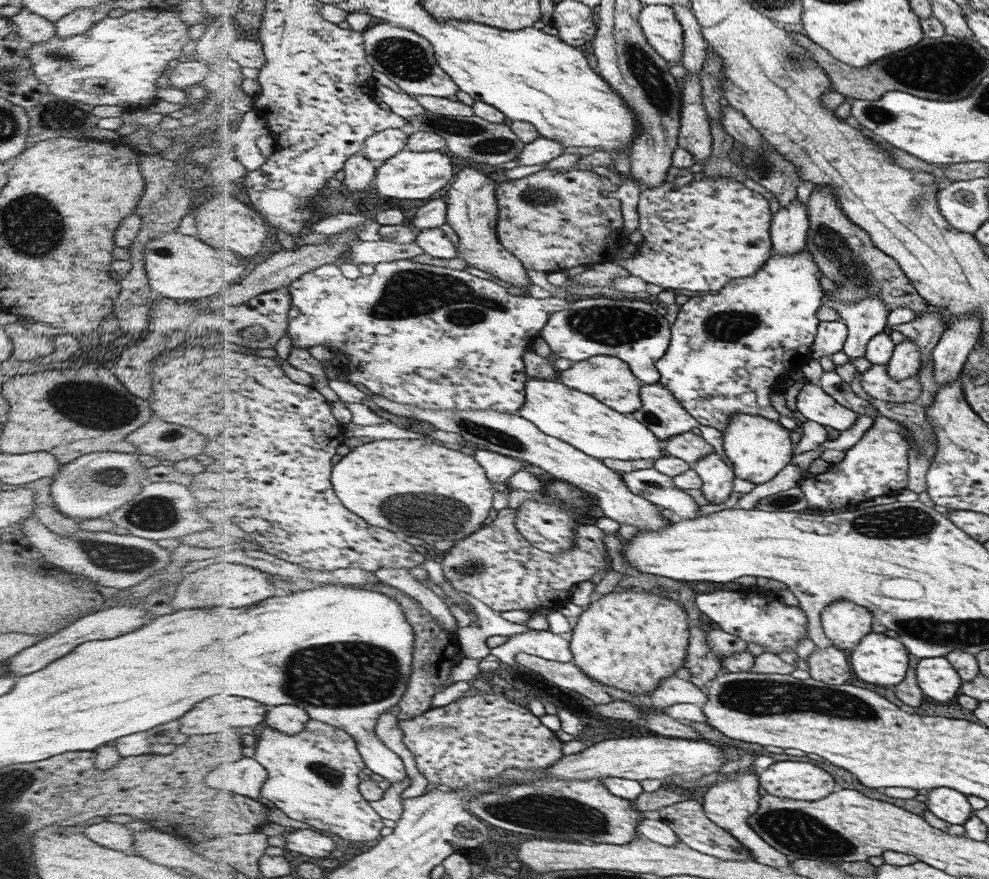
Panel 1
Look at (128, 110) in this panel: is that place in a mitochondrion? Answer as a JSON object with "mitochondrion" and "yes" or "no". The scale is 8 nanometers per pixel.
{"mitochondrion":"no"}

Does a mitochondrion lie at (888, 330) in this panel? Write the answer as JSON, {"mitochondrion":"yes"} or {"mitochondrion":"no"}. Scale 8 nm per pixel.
{"mitochondrion":"no"}

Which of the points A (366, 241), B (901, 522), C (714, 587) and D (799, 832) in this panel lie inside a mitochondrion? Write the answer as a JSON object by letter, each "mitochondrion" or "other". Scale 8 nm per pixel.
{"A":"other","B":"mitochondrion","C":"other","D":"mitochondrion"}

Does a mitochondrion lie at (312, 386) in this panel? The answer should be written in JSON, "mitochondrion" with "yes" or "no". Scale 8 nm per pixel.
{"mitochondrion":"no"}

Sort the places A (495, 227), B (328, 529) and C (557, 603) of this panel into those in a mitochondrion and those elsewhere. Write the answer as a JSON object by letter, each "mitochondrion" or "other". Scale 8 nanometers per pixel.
{"A":"other","B":"other","C":"other"}

